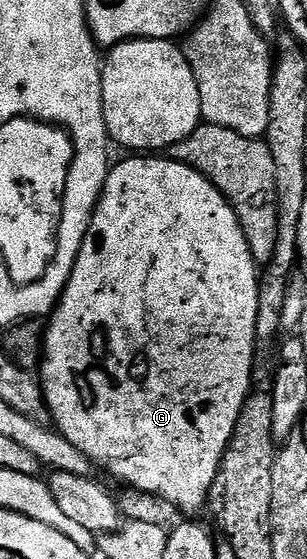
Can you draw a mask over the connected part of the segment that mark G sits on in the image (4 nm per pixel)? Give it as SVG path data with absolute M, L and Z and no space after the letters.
M159 158L131 159L135 160L123 160L120 164L118 161L107 176L103 193L97 202L95 213L91 219L89 234L85 234L85 242L81 246L81 254L77 254L77 262L73 266L73 274L69 274L69 282L61 294L59 303L55 306L55 311L49 317L49 323L46 325L43 338L43 362L41 365L43 397L47 400L47 411L50 419L55 419L53 421L54 427L66 440L73 442L73 446L77 446L77 450L81 450L81 454L85 454L85 458L89 458L92 465L99 467L100 464L113 479L120 480L121 483L128 484L129 487L136 488L139 492L148 492L151 496L160 496L161 499L168 500L173 507L180 508L183 512L199 512L207 504L207 495L210 494L211 487L214 484L216 487L217 481L220 479L223 455L235 433L235 427L239 421L243 404L253 391L253 373L257 367L257 361L255 361L255 356L257 357L255 331L257 330L257 298L259 297L260 269L257 267L253 254L249 250L249 242L245 238L245 230L241 230L239 219L233 210L233 206L216 190L213 182L209 182L195 168L185 166L181 162L170 158L164 158L164 160L155 160Z

